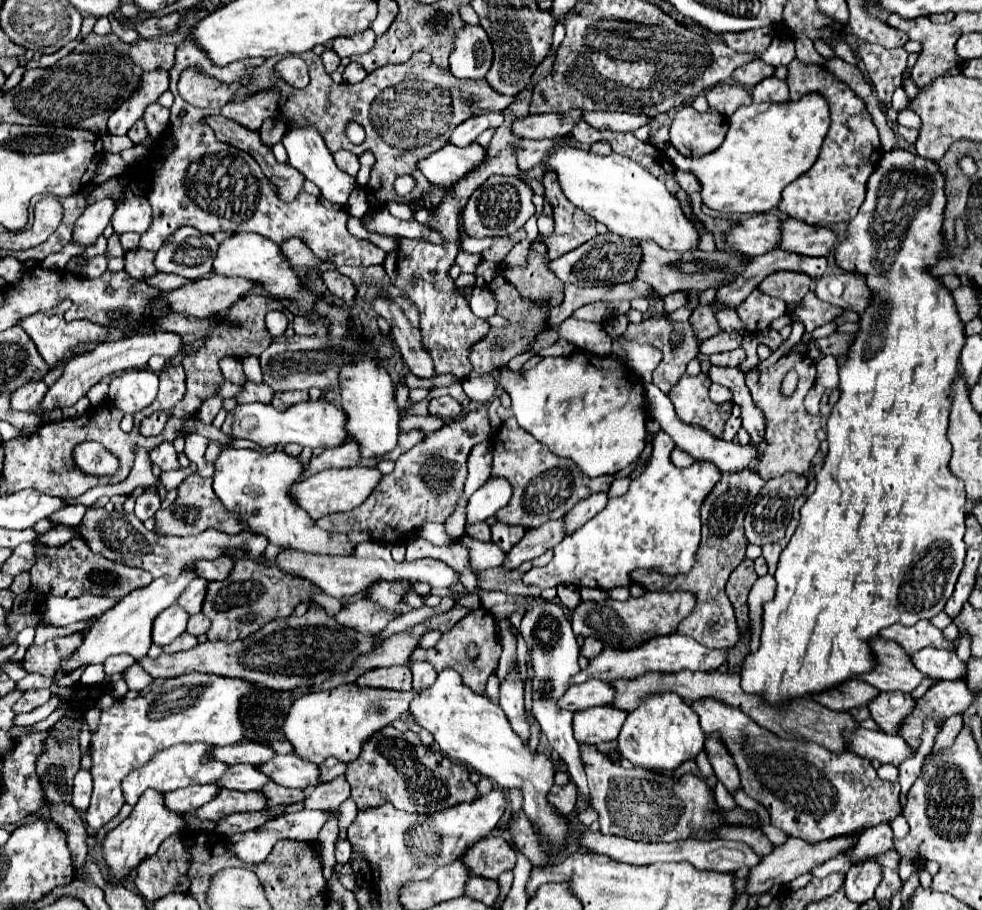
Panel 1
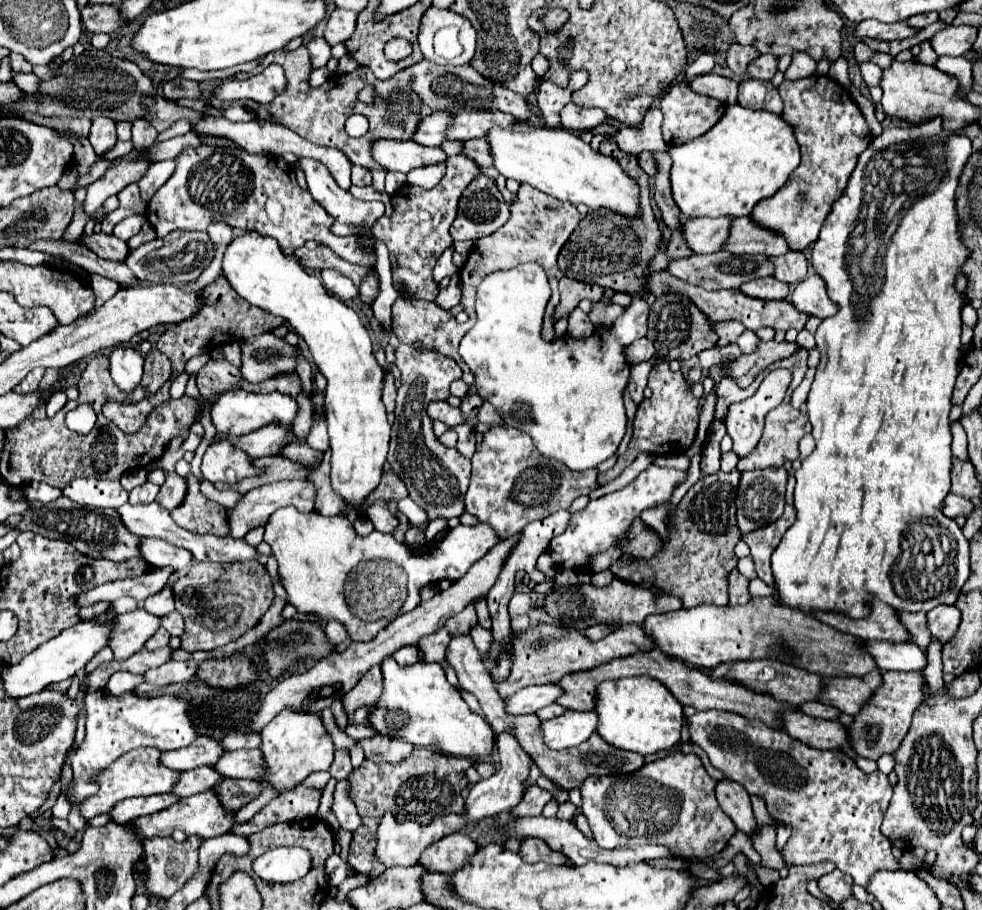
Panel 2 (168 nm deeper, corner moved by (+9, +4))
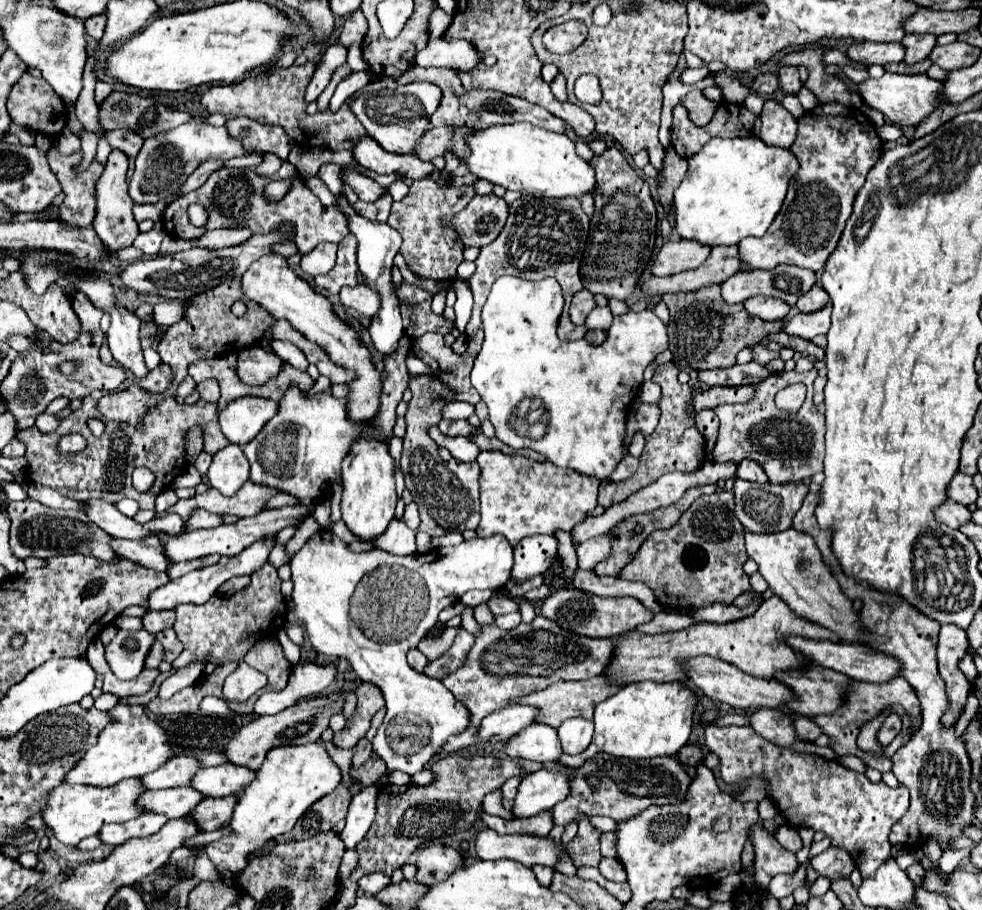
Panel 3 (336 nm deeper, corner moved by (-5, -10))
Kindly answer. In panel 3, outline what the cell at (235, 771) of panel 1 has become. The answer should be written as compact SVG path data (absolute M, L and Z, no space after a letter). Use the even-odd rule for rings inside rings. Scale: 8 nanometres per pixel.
M174 787L174 789L160 789L160 791L146 791L140 805L146 811L156 811L168 815L168 819L188 815L206 795L192 787Z

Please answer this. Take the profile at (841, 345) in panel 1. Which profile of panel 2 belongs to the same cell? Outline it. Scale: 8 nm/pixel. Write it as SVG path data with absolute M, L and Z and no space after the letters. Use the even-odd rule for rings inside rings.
M760 341L758 349L756 349L754 353L742 355L742 357L738 357L736 361L732 361L732 363L726 367L724 377L732 377L732 379L738 381L738 385L742 385L742 389L744 389L744 387L748 387L748 385L756 379L756 375L758 375L760 371L764 371L770 363L790 357L796 349L800 349L796 343L786 343L786 341L780 341L780 343L768 341L768 343L764 343L764 341Z

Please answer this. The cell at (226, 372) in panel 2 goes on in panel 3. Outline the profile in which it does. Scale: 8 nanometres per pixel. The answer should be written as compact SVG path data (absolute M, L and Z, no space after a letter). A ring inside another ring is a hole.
M206 379L202 383L198 383L198 393L204 401L208 403L218 403L220 399L220 385L216 379Z

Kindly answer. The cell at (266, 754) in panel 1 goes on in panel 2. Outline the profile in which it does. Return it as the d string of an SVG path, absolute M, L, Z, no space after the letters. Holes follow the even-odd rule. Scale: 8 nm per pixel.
M198 737L196 741L192 741L190 745L186 745L182 749L162 753L160 761L168 769L188 771L188 769L202 767L202 765L214 765L222 757L222 753L224 753L224 749L218 741L214 741L210 737Z

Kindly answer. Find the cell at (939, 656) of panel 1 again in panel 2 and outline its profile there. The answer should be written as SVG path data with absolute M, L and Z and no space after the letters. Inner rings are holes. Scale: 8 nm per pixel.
M862 641L862 645L878 661L880 671L922 671L926 667L926 655L916 645L890 641Z

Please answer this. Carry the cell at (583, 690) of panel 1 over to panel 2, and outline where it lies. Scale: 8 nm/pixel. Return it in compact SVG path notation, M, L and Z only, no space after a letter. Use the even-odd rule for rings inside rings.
M536 685L520 689L518 693L510 695L504 703L504 709L508 715L524 715L524 713L536 713L538 709L554 703L562 695L562 689L558 685Z

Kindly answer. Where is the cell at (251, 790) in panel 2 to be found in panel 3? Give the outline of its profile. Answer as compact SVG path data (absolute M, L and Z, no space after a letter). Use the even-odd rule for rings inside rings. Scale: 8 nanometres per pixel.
M236 795L206 797L204 803L200 803L196 807L196 811L192 811L190 815L198 823L202 823L204 831L214 831L214 829L220 829L222 825L230 823L236 805L238 805L238 797Z

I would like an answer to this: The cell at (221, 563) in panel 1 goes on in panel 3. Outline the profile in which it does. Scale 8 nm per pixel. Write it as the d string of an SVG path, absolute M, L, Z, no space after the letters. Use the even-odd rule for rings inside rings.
M114 539L112 549L118 555L134 563L140 563L142 567L148 569L168 571L168 567L172 565L170 557L164 551L164 543L160 539L148 539L148 543L128 543L126 539Z

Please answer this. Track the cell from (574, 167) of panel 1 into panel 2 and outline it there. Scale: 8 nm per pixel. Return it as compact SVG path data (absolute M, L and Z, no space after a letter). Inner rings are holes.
M516 121L508 127L494 127L486 133L494 167L500 175L528 183L560 201L584 203L590 209L612 209L622 215L638 215L638 185L620 169L618 161L592 151L576 133L562 127L534 127Z

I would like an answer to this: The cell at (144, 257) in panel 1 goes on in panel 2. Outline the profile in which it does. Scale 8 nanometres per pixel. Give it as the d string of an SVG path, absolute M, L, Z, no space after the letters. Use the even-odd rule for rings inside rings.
M92 233L92 235L82 235L80 239L76 239L78 243L82 243L84 247L88 247L92 253L96 253L102 259L110 259L110 261L124 261L128 255L128 245L124 241L120 241L114 235L106 235L106 233Z

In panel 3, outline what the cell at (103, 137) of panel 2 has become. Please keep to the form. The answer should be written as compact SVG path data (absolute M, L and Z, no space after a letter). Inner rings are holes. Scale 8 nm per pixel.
M112 149L106 169L96 185L96 193L98 193L98 207L96 207L96 217L92 221L92 227L96 231L96 235L102 239L102 243L106 243L106 247L110 247L110 251L118 251L122 247L130 247L132 241L138 235L138 223L134 221L132 215L132 199L128 199L128 183L126 183L126 171L128 171L128 157L124 151Z

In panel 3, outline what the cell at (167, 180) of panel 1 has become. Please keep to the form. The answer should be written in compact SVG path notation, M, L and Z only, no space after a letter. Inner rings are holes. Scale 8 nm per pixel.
M284 161L280 171L274 173L272 177L262 177L254 169L220 167L218 171L214 171L208 177L208 181L202 187L172 201L164 211L164 229L172 237L180 237L180 239L196 239L196 237L202 237L206 231L220 229L220 227L226 227L226 229L248 227L254 235L266 235L270 231L278 231L280 225L286 225L286 223L292 225L294 239L290 239L290 241L294 241L294 245L298 247L300 257L308 255L320 243L326 243L326 241L338 243L348 233L344 217L338 211L334 211L334 207L324 207L320 203L320 199L316 195L312 195L312 191L302 183L296 165L292 165L290 161ZM278 179L290 179L292 181L290 191L280 201L266 201L264 187ZM192 203L206 207L208 221L204 227L196 227L190 223L188 207Z

